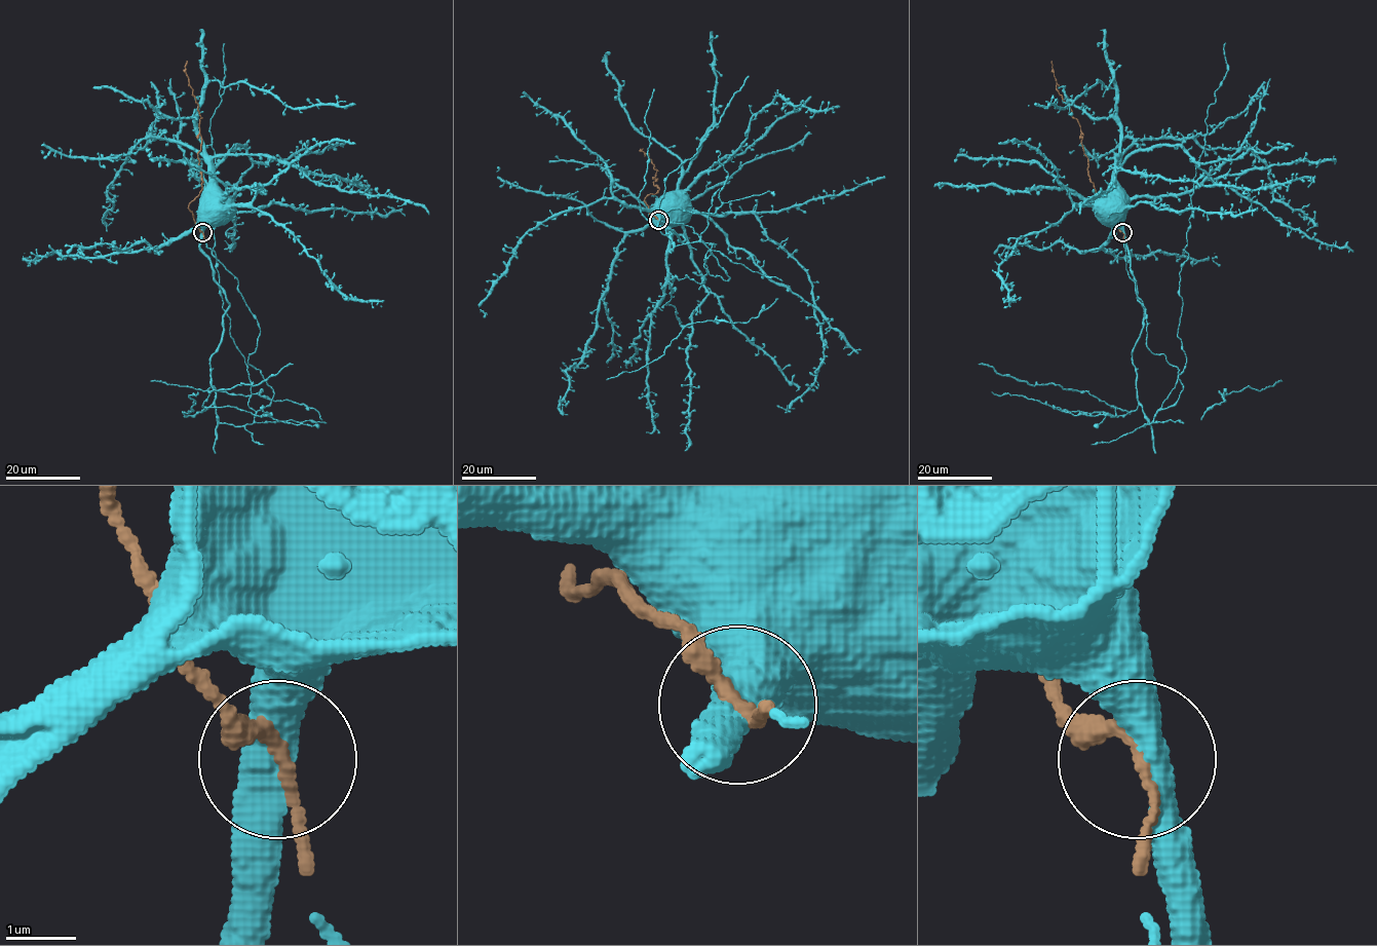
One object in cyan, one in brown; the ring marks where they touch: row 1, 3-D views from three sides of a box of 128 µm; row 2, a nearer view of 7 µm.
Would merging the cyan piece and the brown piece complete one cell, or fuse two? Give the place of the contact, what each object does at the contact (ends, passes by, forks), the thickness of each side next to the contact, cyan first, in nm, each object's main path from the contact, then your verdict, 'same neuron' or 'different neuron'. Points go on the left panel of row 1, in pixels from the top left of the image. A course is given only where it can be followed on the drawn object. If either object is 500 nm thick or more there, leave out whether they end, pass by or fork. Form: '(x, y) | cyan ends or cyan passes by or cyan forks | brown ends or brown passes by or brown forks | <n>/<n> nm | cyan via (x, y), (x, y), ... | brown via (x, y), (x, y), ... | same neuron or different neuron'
(202, 232) | 500/180 nm | cyan via (202, 232), (203, 217), (211, 209), (220, 206), (217, 198) | brown via (202, 232), (189, 206), (201, 189), (202, 181), (198, 156), (201, 144), (200, 117), (186, 75), (187, 61) | same neuron

